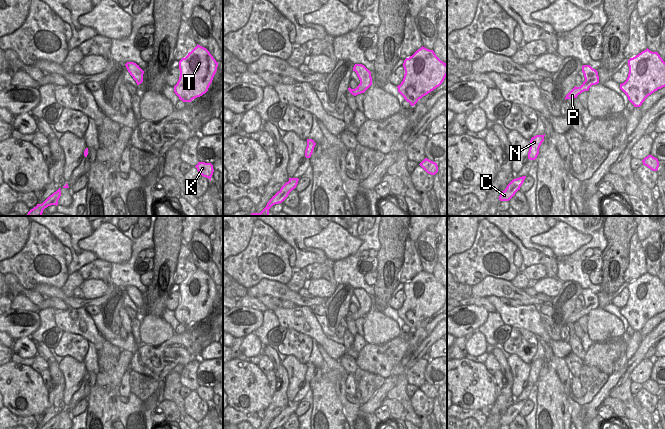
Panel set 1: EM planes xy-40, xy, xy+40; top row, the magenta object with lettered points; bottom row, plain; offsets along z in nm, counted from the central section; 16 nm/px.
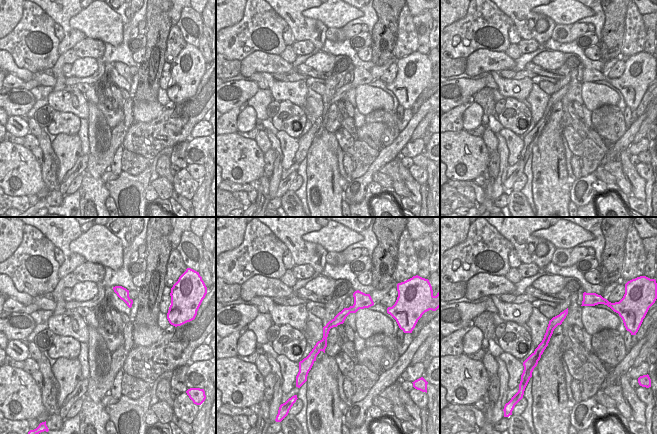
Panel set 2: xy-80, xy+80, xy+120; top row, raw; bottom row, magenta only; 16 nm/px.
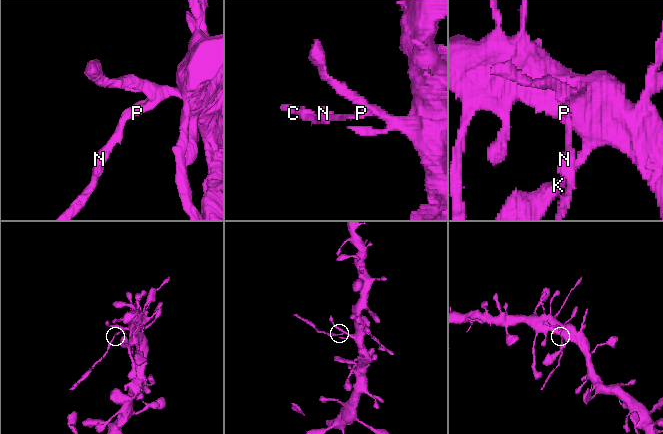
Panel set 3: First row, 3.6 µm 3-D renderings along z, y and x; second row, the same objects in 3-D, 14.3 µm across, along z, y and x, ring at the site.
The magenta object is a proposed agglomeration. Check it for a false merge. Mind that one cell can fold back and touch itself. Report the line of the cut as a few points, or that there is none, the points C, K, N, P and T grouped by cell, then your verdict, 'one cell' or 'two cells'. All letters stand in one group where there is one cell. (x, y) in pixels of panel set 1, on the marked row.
cut in xy along (359, 84), (367, 88); C N P / K T; two cells

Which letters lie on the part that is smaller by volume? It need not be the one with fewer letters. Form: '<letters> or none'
C, N, P.

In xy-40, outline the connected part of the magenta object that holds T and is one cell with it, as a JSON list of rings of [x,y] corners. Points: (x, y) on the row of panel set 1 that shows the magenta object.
[[[197,44],[179,61],[180,77],[174,92],[183,102],[191,102],[208,91],[217,71],[218,62],[210,52]]]

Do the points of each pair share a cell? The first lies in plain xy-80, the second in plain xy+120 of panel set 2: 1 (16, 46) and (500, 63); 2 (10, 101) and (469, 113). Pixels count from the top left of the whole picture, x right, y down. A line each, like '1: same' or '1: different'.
1: different
2: different

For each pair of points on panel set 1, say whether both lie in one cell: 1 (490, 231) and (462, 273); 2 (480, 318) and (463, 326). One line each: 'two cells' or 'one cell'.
1: one cell
2: one cell

